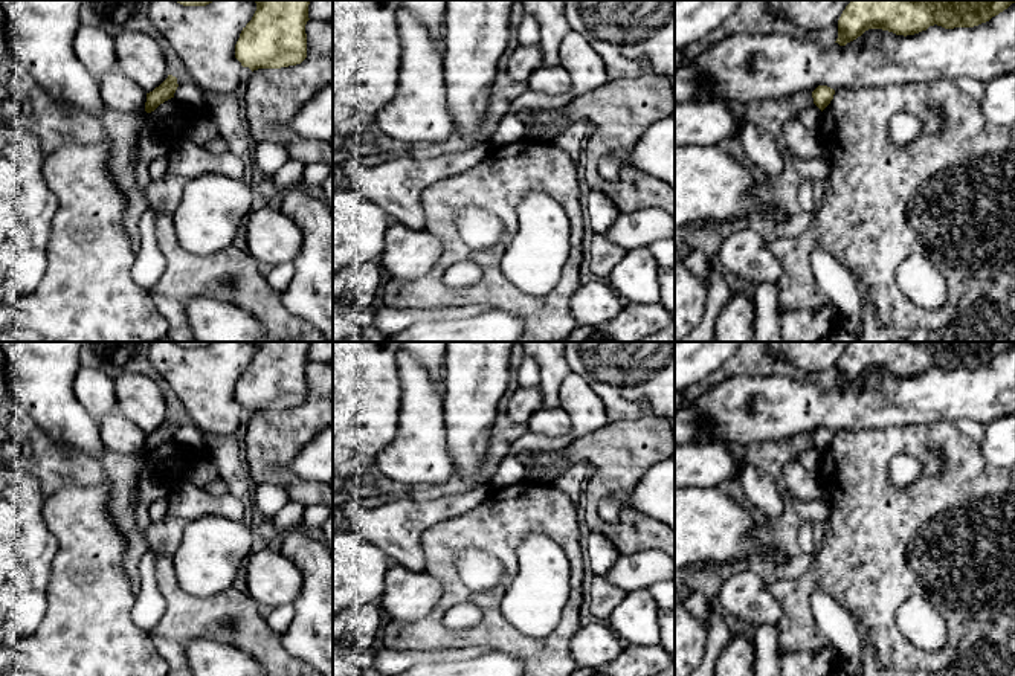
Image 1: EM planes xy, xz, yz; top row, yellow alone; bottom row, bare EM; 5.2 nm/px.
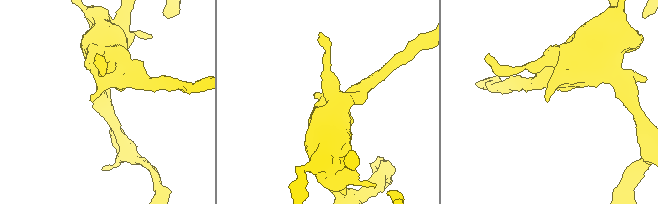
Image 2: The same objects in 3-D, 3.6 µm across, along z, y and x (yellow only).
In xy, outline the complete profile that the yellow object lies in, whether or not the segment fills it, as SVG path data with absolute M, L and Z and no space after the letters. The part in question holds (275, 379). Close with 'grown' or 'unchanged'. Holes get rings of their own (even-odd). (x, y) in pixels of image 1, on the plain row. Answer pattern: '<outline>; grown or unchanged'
M253 342L256 352L235 386L235 400L252 414L301 406L307 400L310 342Z; unchanged

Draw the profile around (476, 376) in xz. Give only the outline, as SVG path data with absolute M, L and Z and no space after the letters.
M449 342L444 369L446 446L455 475L481 473L516 342Z

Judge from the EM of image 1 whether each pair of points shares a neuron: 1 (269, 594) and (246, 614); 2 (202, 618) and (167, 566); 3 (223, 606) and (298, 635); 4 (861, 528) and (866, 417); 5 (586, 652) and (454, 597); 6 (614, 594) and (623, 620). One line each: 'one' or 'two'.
1: two
2: one
3: two
4: two
5: two
6: two

